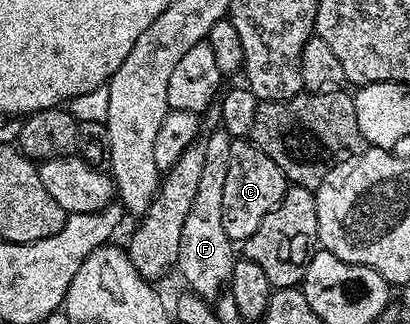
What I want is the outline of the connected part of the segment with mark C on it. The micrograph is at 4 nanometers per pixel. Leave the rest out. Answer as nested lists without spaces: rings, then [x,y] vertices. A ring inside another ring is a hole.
[[[233,138],[230,152],[226,184],[222,188],[222,228],[226,228],[226,236],[230,236],[233,244],[242,244],[258,232],[258,224],[266,220],[266,212],[280,203],[290,183],[282,168],[278,168],[278,164],[248,138]]]

